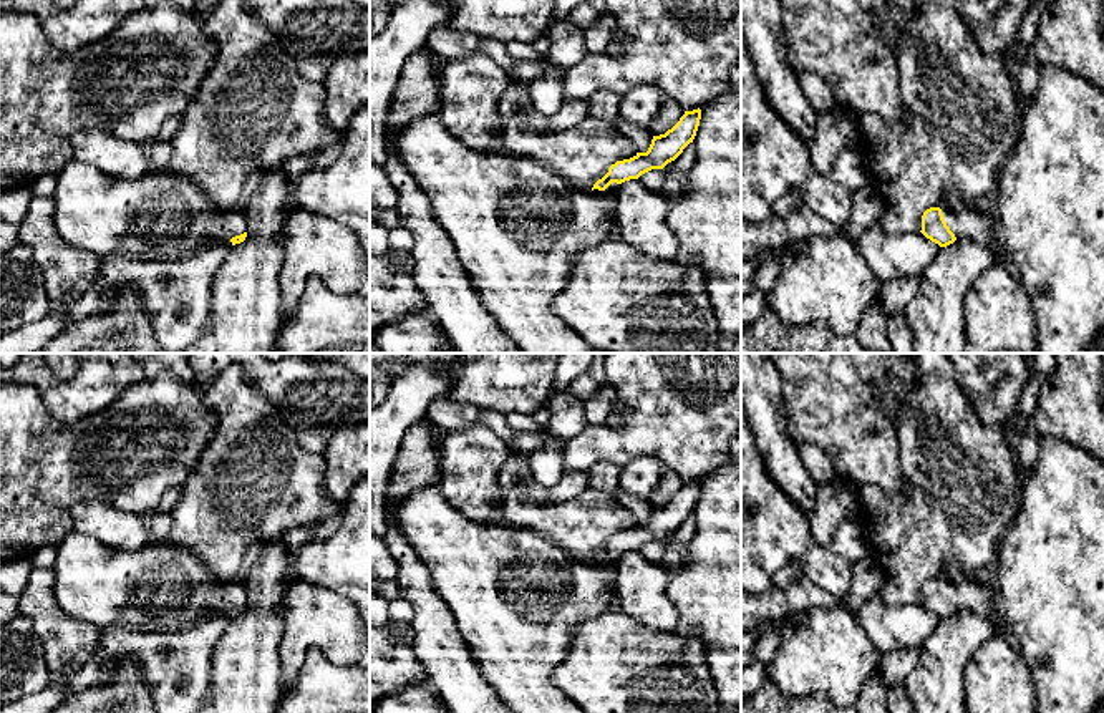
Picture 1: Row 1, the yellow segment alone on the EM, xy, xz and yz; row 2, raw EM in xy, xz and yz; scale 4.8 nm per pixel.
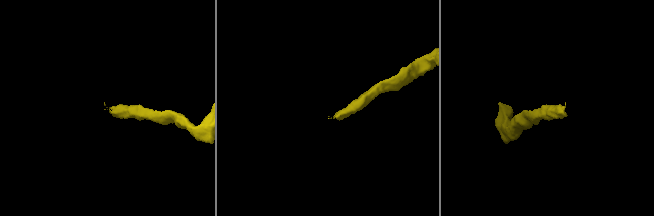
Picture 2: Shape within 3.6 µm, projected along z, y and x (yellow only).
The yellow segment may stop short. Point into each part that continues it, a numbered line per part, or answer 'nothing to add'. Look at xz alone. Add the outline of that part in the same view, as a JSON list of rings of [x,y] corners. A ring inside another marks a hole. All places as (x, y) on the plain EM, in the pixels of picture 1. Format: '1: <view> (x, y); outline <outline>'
1: xz (518, 599); outline [[[439,486],[418,487],[388,506],[388,511],[406,542],[428,567],[436,594],[453,610],[486,681],[502,701],[514,713],[583,713],[552,683],[552,672],[567,657],[579,625],[615,605],[615,565],[620,555],[612,554],[605,562],[580,562],[534,531],[474,522],[443,497]]]

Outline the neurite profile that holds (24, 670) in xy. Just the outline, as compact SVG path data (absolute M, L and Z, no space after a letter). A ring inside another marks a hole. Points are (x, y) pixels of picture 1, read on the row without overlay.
M17 615L12 622L0 622L0 706L38 693L51 677L31 620Z

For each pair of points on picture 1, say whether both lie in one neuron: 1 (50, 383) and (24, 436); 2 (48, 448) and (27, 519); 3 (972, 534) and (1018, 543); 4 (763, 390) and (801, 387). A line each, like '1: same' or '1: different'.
1: different
2: same
3: different
4: different

